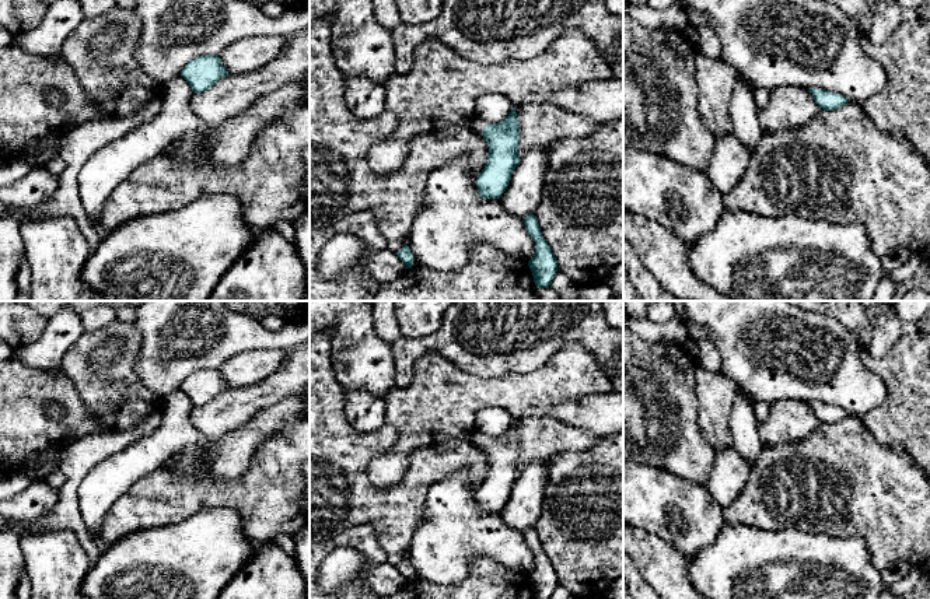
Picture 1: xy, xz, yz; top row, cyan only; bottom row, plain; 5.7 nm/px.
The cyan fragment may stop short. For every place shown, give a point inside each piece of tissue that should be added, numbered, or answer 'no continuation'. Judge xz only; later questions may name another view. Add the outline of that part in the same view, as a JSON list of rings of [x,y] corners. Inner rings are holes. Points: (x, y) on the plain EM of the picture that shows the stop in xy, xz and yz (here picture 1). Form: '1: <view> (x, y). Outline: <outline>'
1: xz (474, 438). Outline: [[[472,431],[468,437],[466,437],[466,442],[473,445],[473,446],[478,446],[478,448],[482,448],[483,442],[485,442],[485,437],[480,435],[478,431]]]

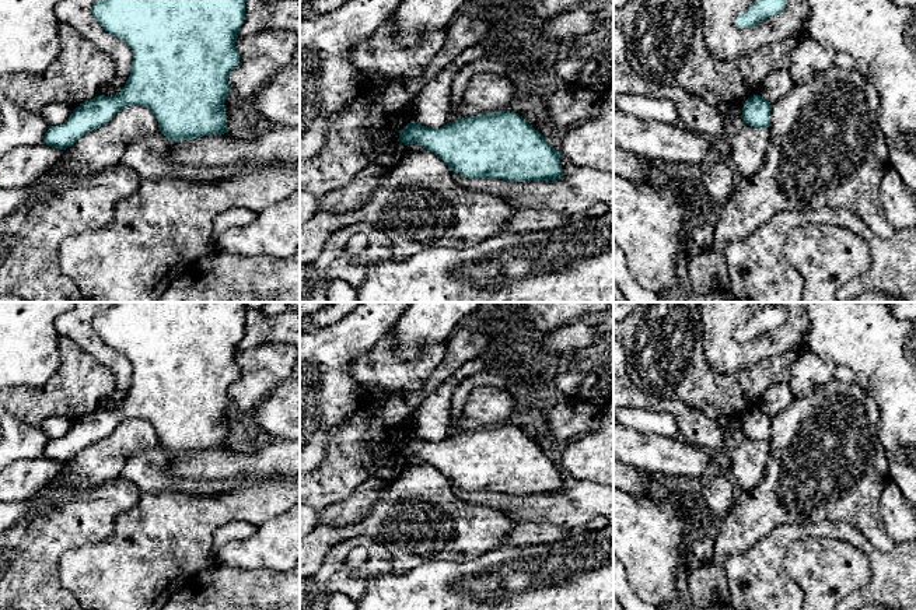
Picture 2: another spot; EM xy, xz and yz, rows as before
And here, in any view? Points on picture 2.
no continuation

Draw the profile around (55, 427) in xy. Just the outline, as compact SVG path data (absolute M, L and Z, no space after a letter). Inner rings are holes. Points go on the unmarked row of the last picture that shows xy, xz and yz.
M48 417L41 423L41 428L49 439L64 437L73 427L73 421L63 417Z

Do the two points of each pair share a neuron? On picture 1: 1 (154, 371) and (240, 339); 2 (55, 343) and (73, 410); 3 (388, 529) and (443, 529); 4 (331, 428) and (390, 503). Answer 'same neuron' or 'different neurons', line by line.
1: same neuron
2: different neurons
3: different neurons
4: same neuron

